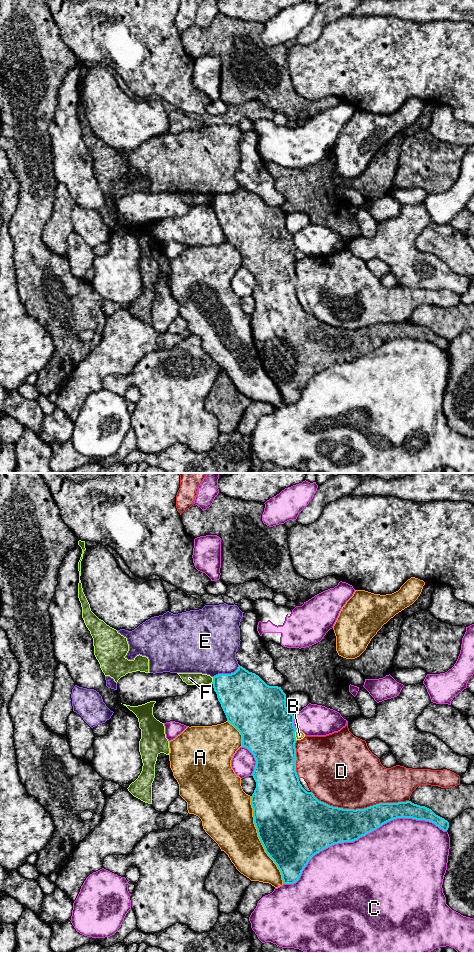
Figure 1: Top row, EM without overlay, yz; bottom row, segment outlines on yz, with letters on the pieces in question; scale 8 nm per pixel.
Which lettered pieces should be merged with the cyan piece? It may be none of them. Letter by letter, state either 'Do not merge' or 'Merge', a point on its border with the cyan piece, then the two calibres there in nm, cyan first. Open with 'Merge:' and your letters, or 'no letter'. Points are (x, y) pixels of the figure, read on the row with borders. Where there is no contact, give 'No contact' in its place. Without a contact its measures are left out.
Merge: no letter
A: Do not merge. Touches cyan at yz (260, 840). Thickness 500 nm (cyan) against 360 nm
B: Do not merge. Touches cyan at yz (294, 735). Thickness 440 nm (cyan) against 70 nm
C: Do not merge. Touches cyan at yz (360, 836). Thickness 300 nm (cyan) against 480 nm
D: Do not merge. Touches cyan at yz (359, 809). Thickness 300 nm (cyan) against 480 nm
E: Do not merge. Touches cyan at yz (226, 674). Thickness 400 nm (cyan) against 420 nm
F: Do not merge. Touches cyan at yz (213, 680). Thickness 360 nm (cyan) against 100 nm

